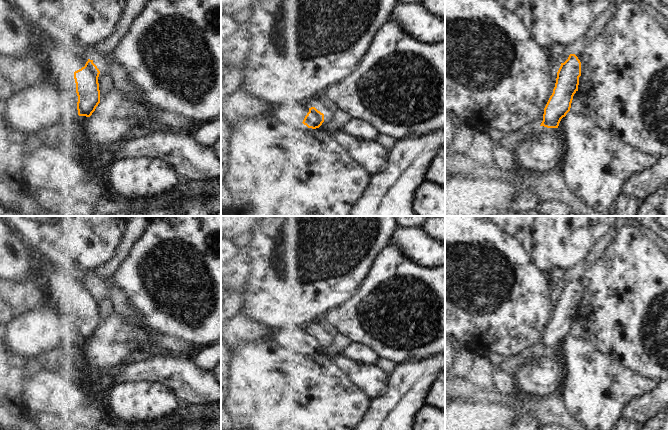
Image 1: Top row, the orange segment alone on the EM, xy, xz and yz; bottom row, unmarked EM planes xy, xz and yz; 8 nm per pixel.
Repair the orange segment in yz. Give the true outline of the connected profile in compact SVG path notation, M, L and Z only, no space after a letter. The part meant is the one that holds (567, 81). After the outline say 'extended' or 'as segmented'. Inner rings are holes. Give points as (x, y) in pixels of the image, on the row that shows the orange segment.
M565 53L560 60L555 87L544 108L540 125L547 128L558 128L561 119L570 111L581 76L581 62L575 54Z; extended

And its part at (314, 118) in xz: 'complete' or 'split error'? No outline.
split error

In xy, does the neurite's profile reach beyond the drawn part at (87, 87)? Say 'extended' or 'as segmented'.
extended

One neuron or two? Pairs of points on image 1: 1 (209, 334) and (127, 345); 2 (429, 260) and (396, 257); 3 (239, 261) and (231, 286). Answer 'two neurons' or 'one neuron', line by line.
1: one neuron
2: two neurons
3: one neuron

